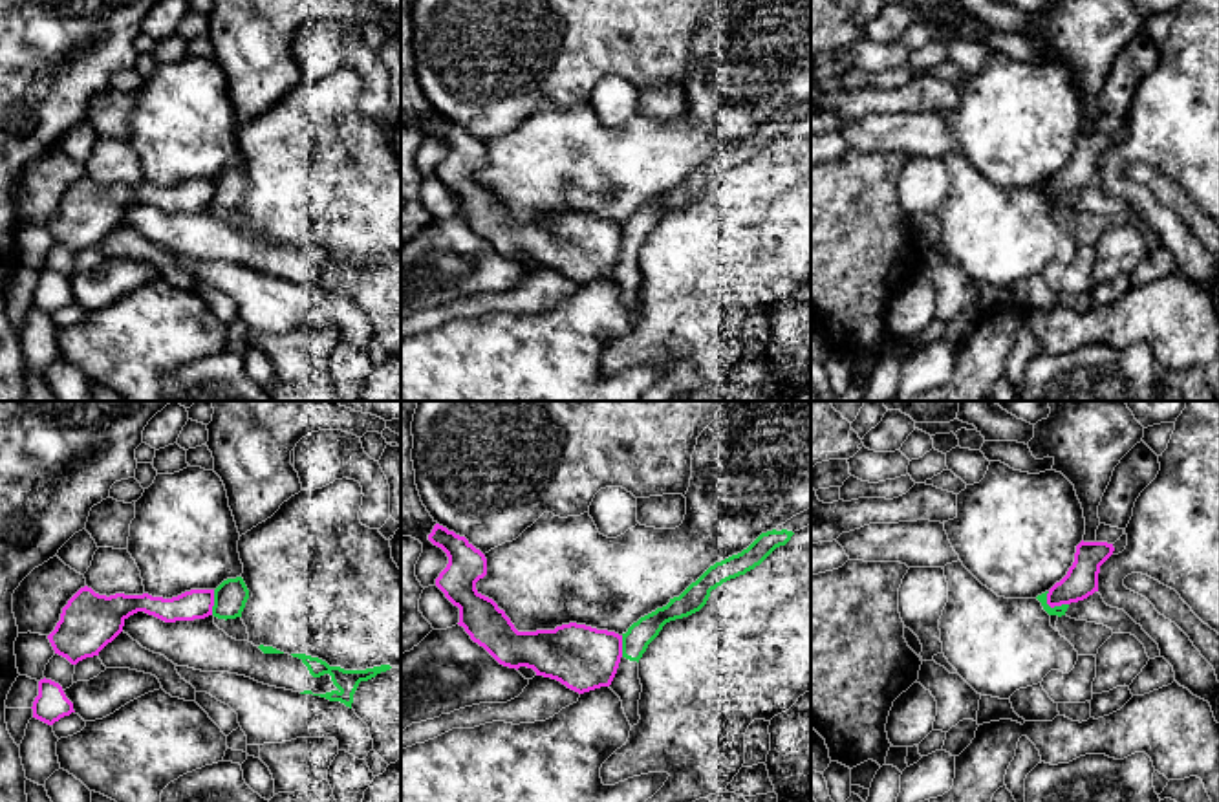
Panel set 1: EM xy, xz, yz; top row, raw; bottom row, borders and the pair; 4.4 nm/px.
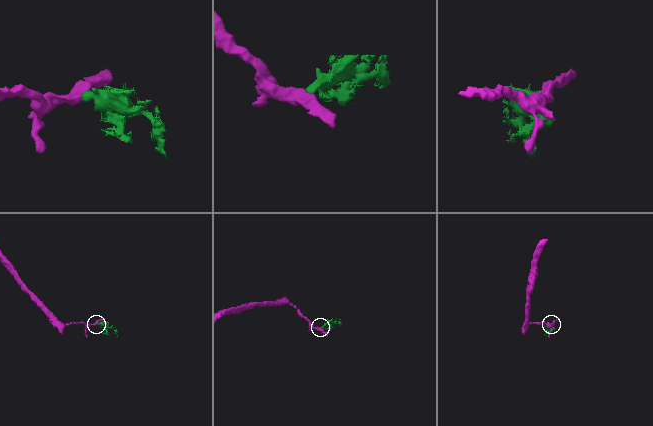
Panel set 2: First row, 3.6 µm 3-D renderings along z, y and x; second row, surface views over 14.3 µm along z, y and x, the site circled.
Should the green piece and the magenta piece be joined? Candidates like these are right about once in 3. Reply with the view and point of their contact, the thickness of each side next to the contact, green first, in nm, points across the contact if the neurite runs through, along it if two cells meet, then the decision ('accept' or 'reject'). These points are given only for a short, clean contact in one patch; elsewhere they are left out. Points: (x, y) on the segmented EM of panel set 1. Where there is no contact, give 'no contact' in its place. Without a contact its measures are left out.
contact yz (1055, 606); calibres 50 and 140 nm; border yz (1046, 594), (1046, 601), (1051, 606), (1067, 605); reject

